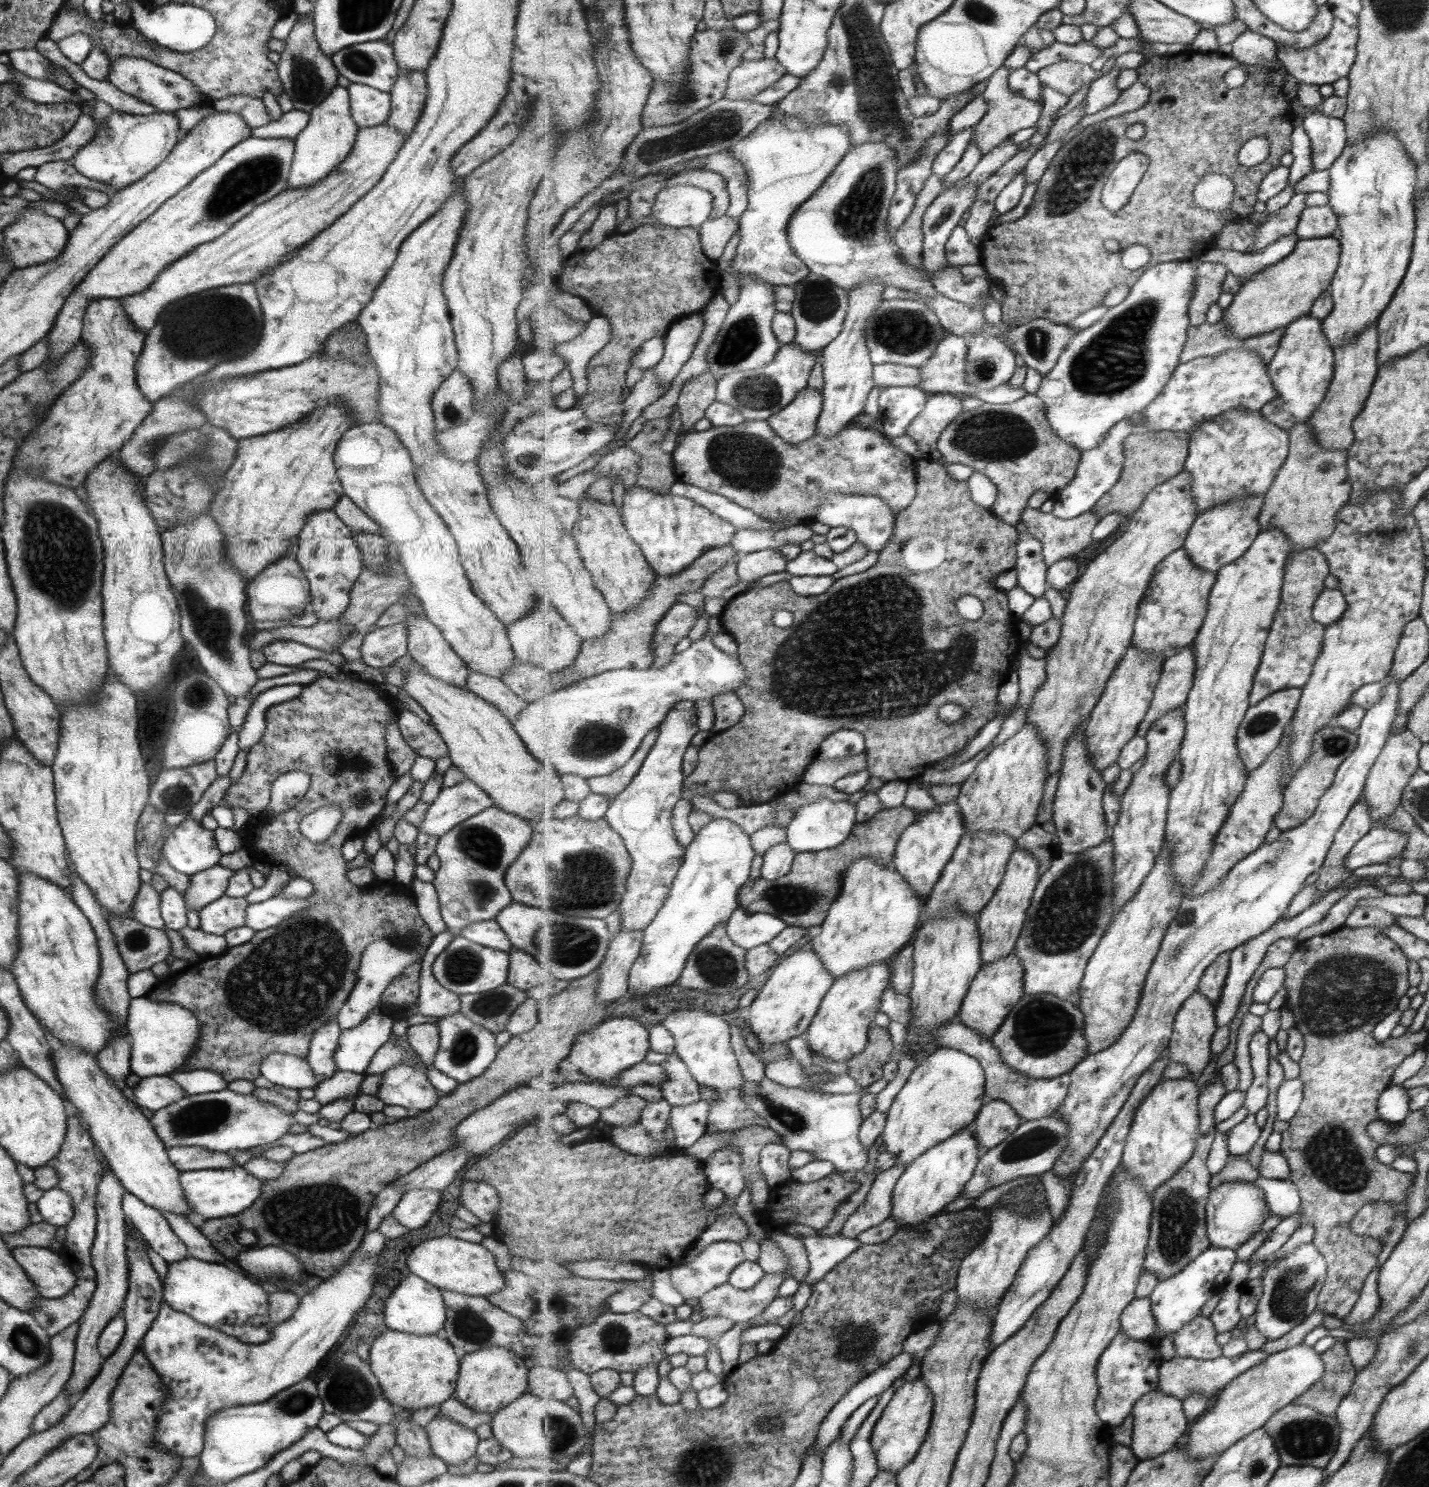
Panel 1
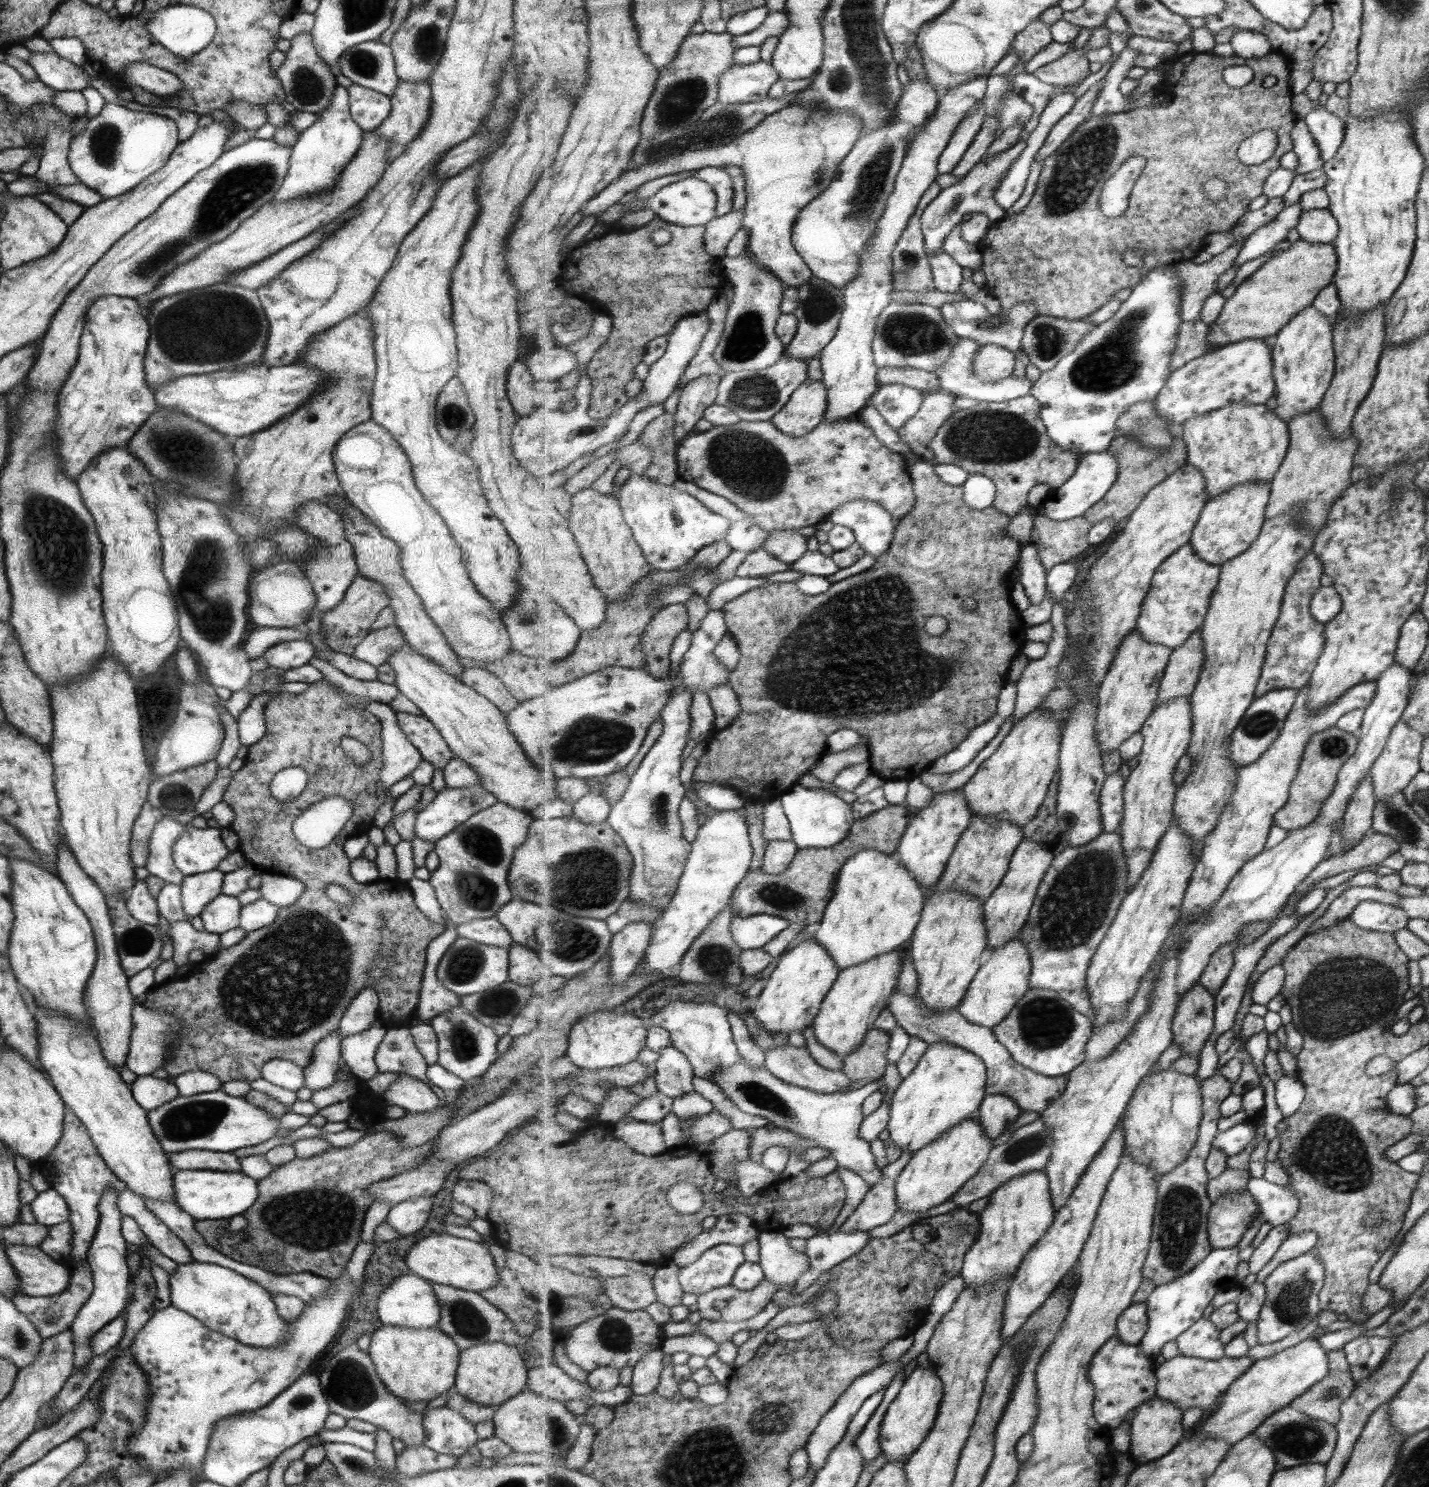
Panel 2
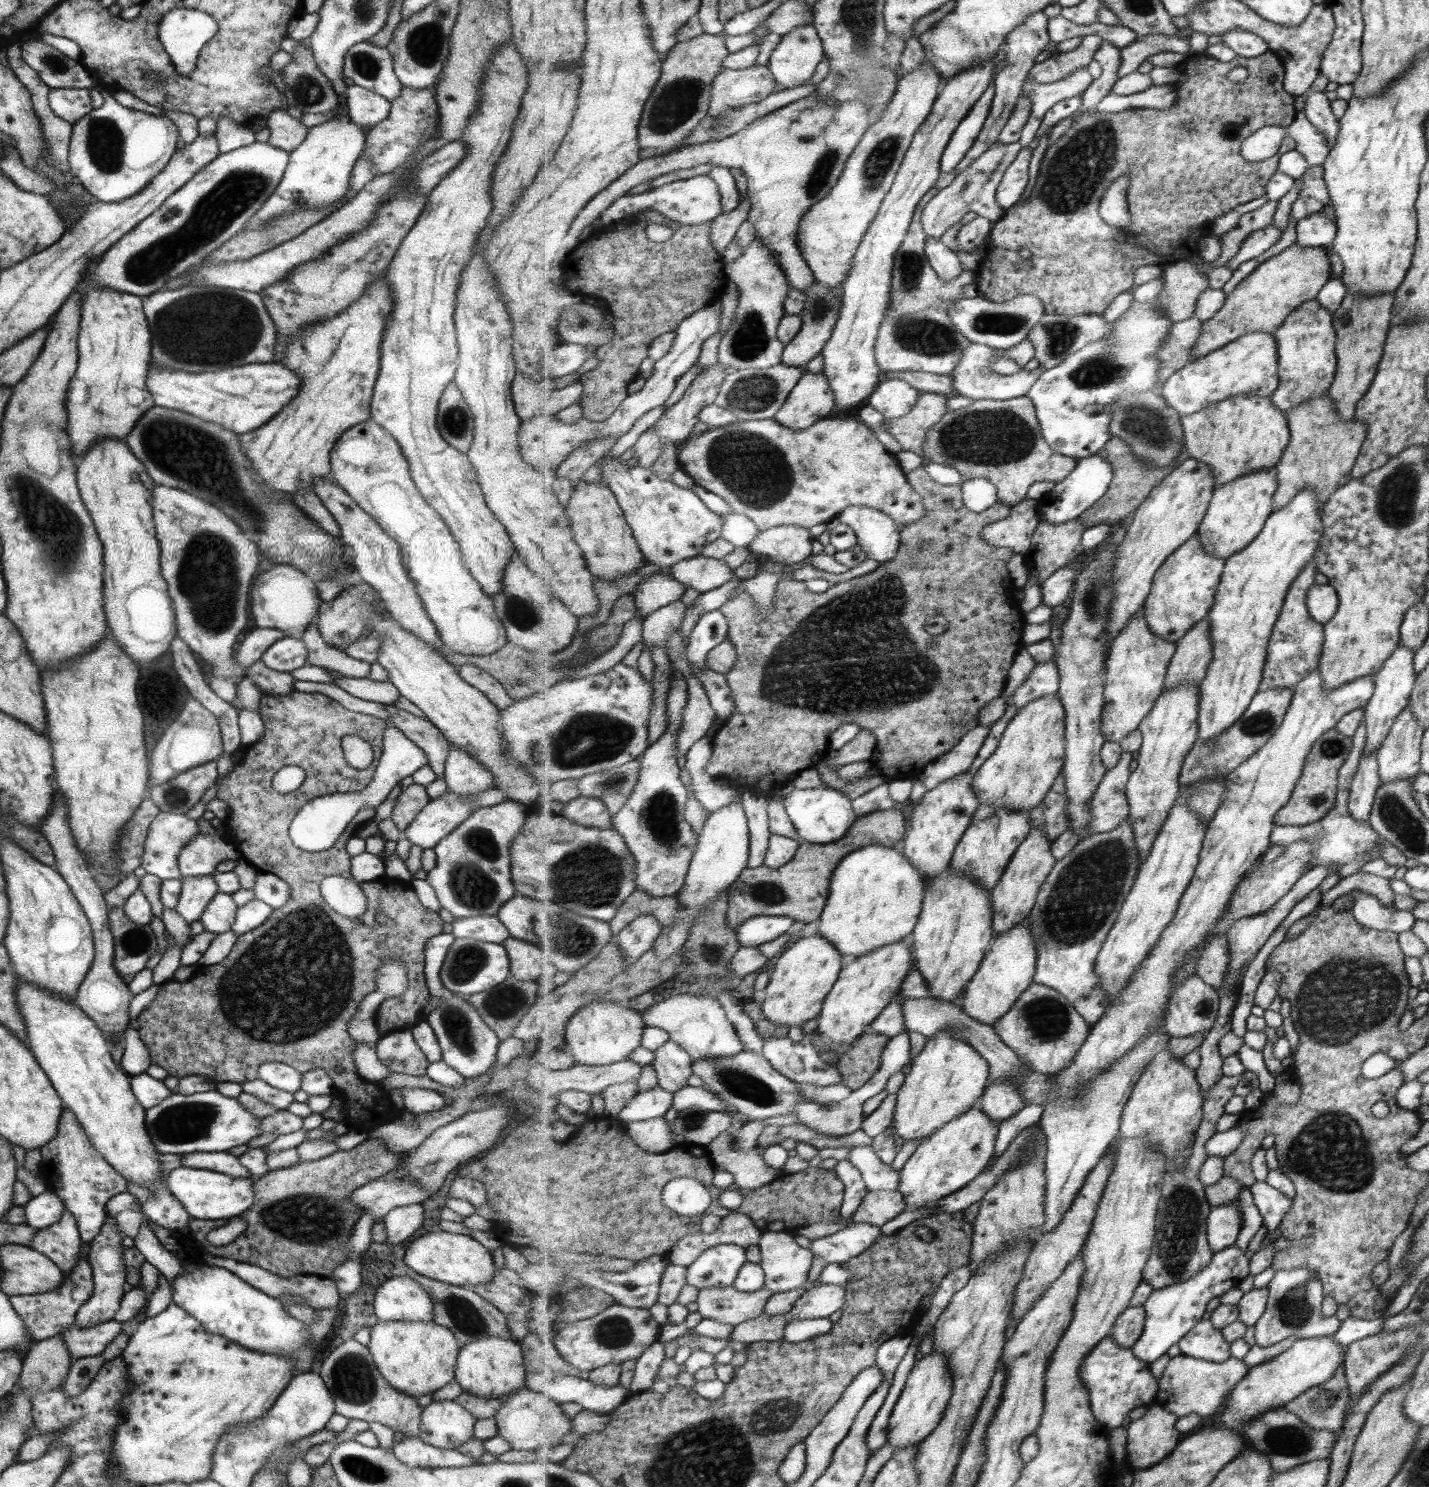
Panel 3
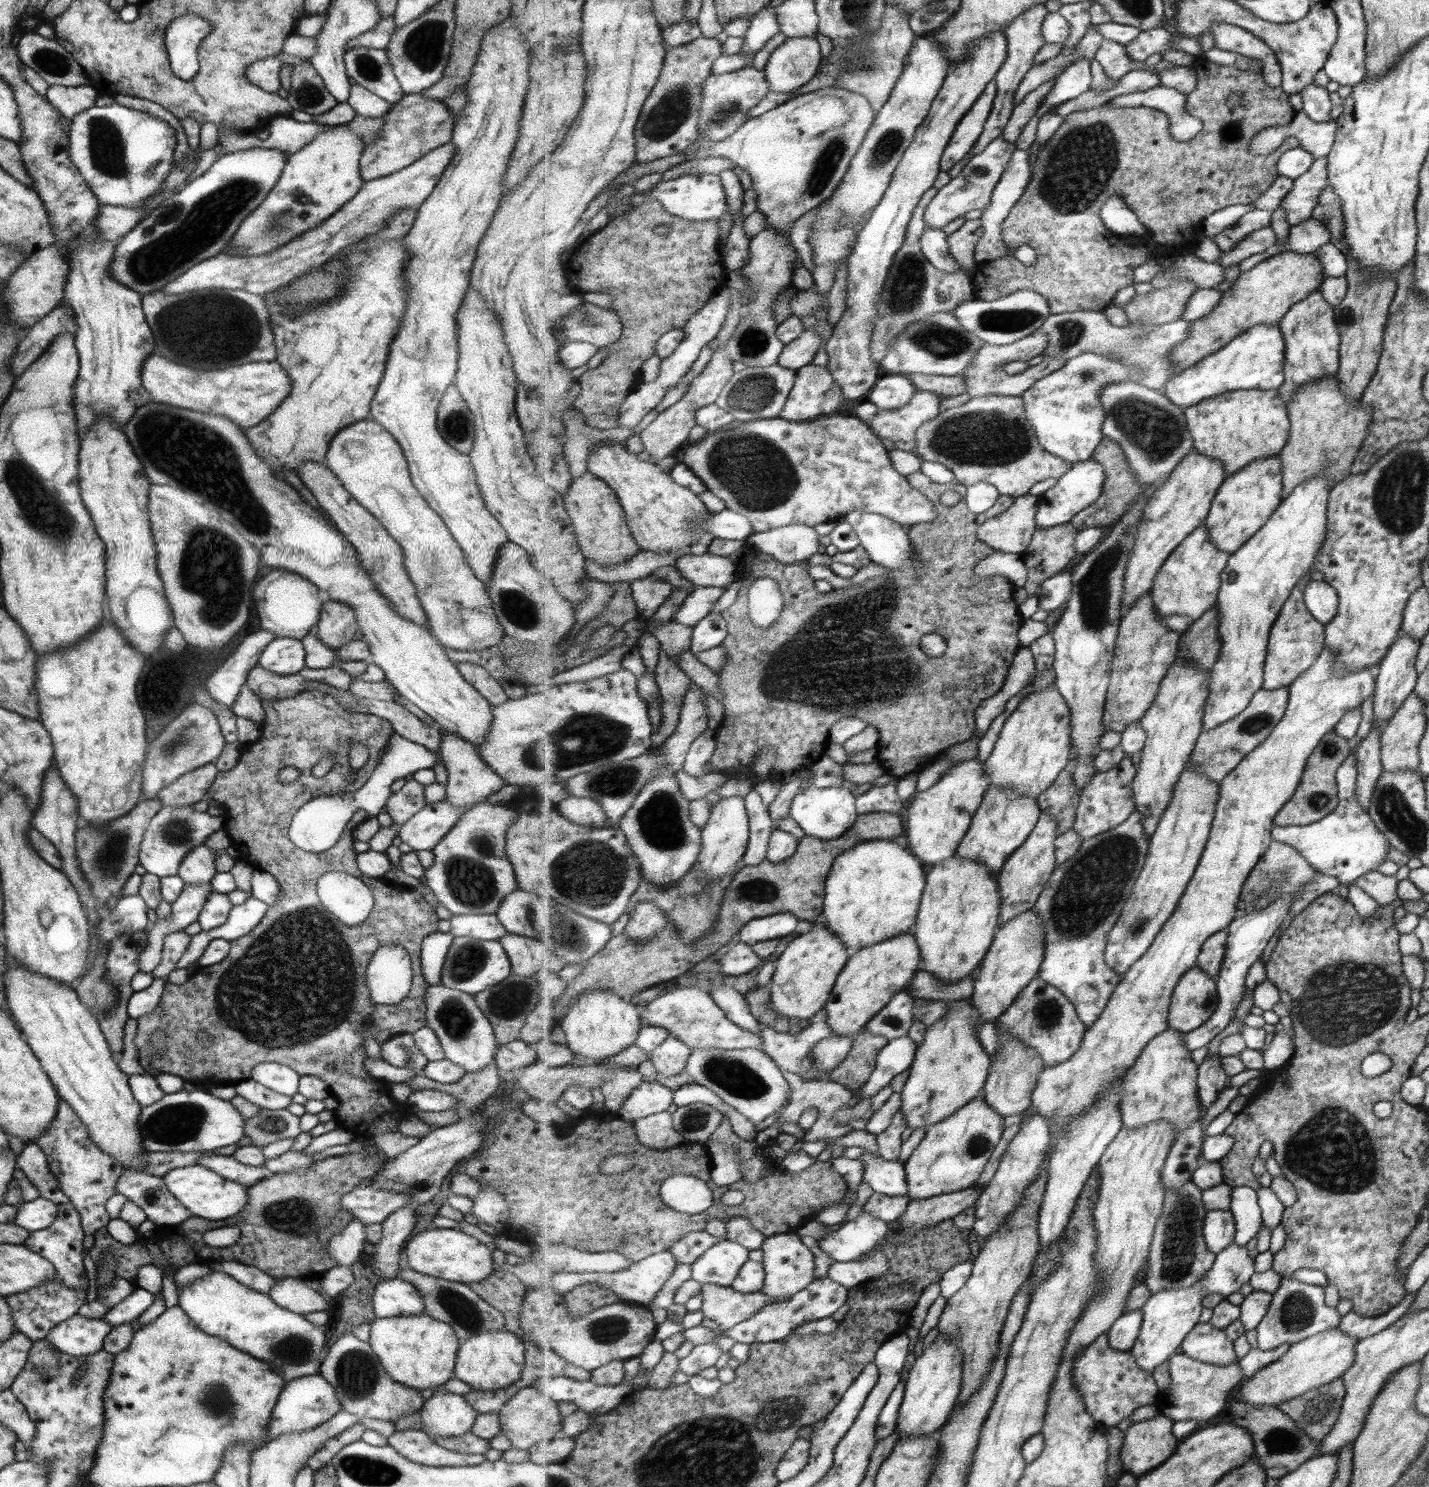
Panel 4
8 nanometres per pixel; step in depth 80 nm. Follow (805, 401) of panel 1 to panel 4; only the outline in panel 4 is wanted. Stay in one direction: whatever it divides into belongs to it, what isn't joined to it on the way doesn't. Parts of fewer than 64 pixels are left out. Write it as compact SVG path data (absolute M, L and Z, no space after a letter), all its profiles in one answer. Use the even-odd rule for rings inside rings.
M813 363L798 370L798 376L781 416L791 422L806 422L835 412L844 394L826 366Z

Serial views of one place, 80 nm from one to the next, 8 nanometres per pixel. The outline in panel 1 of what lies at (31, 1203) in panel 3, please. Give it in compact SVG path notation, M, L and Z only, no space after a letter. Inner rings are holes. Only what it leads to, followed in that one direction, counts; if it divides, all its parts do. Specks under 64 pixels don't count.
M59 1188L43 1191L43 1195L35 1203L42 1220L47 1224L59 1227L65 1226L71 1220L71 1198Z

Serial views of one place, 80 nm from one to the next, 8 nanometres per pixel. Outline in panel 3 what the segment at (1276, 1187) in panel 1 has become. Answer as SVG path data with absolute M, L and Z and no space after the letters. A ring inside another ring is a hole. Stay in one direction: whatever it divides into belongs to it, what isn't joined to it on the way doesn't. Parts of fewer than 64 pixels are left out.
M1257 1181L1250 1188L1253 1197L1255 1197L1255 1204L1263 1215L1264 1226L1269 1233L1277 1230L1286 1219L1288 1212L1293 1208L1293 1200L1287 1198L1281 1190L1273 1188L1266 1181Z

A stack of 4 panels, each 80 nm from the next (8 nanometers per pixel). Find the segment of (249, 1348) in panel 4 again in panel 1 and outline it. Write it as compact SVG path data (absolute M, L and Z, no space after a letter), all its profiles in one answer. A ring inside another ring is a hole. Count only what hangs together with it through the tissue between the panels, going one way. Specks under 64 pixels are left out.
M189 1257L171 1262L167 1266L162 1290L163 1302L171 1310L186 1314L195 1322L236 1338L239 1342L261 1344L271 1336L275 1326L269 1322L267 1295L261 1285L251 1282L230 1266Z

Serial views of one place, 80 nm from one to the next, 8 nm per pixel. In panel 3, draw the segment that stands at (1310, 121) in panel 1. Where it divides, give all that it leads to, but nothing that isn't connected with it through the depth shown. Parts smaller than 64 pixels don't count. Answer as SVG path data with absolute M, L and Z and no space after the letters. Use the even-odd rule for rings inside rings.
M1310 90L1307 95L1303 111L1312 122L1312 125L1323 134L1326 134L1328 146L1333 148L1339 127L1338 119L1331 112L1331 100L1325 96L1325 91Z

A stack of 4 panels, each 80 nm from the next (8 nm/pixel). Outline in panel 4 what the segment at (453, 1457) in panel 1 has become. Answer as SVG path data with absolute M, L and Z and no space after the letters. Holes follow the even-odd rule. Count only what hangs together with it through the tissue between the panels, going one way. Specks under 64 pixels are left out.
M435 1390L420 1408L420 1431L430 1439L453 1438L470 1432L477 1412L465 1403L463 1395Z

